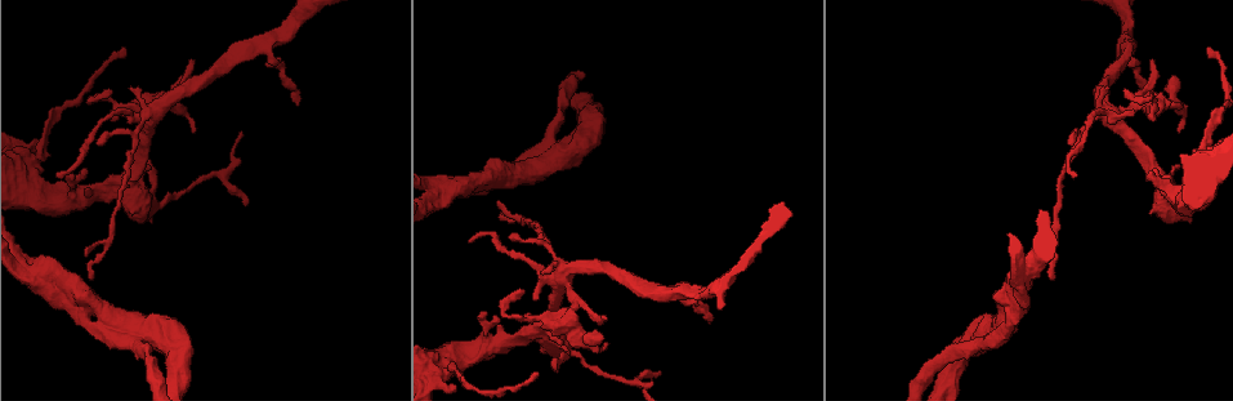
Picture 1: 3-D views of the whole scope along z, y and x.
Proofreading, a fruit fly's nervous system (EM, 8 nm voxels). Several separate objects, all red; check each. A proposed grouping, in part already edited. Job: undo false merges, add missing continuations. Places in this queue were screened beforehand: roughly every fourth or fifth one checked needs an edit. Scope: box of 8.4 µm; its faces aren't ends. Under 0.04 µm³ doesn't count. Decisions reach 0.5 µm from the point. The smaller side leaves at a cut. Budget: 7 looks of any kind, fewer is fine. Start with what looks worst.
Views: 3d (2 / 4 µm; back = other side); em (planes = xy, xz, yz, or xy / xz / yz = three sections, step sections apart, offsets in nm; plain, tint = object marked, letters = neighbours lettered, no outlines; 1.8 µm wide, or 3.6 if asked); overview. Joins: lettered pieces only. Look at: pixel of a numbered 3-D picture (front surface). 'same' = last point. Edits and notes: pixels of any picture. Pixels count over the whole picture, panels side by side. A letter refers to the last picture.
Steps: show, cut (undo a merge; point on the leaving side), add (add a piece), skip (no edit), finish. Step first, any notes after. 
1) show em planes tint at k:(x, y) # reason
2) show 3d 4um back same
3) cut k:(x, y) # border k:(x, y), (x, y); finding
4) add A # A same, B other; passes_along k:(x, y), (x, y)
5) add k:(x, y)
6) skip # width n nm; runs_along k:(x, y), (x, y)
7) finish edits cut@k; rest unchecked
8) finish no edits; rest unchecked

show em 3.6um planes letters at 1:(1032, 265) # a fork

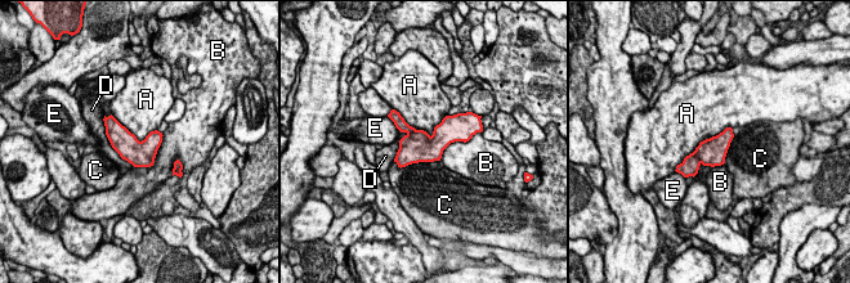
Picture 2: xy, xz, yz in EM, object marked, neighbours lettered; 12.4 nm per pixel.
skip # longest_contact A 900 nm; A other, B other, C other, D other, E other; border 2:(732, 127), (703, 139), (675, 169); continuous, no second neuron

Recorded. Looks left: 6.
show 3d 4um at 1:(987, 331) # three arms meet

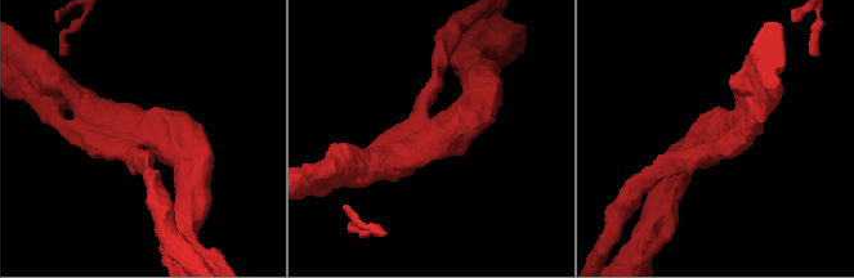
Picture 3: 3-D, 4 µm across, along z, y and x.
show em 3.6um planes letters at 3:(718, 134) # arms 3; arm_widths 240, 440, 460 nm; now the EM

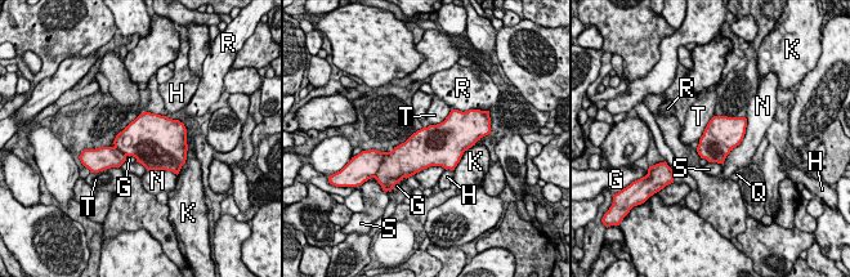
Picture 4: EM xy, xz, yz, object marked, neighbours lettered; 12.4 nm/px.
skip # longest_contact N 650 nm; G other, H other, K other, N other, Q other, R other, S other, T other; border 4:(125, 156), (133, 156), (137, 161); one neuron here

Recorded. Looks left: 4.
show em yz step 8 letters at 1:(245, 206) # free end

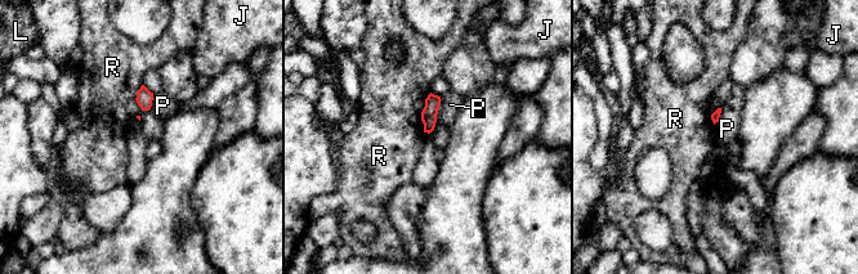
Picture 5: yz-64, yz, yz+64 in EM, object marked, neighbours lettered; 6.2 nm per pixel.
show em planes letters same

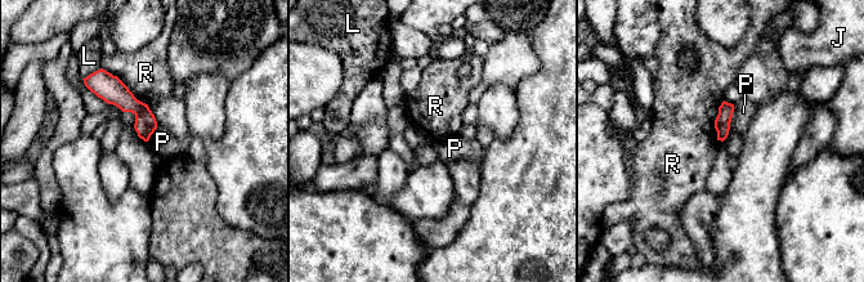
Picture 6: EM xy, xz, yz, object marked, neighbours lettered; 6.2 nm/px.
skip # J other, L other, P other, R other; no lettered piece goes on from it

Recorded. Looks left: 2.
finish no edits; rest unchecked

